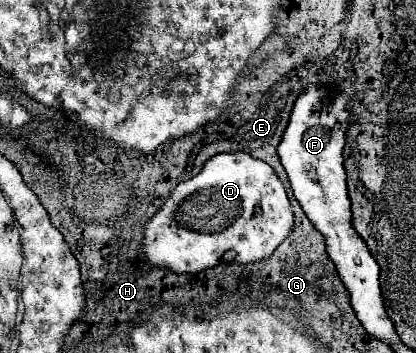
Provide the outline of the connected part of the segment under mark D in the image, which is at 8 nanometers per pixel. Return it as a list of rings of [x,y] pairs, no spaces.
[[[240,151],[218,153],[206,161],[204,169],[196,177],[180,183],[172,191],[164,207],[146,225],[142,249],[152,265],[168,267],[176,273],[200,273],[204,269],[214,267],[226,251],[236,253],[236,263],[254,263],[268,259],[274,249],[290,235],[292,225],[294,213],[290,209],[286,189],[268,163]]]

